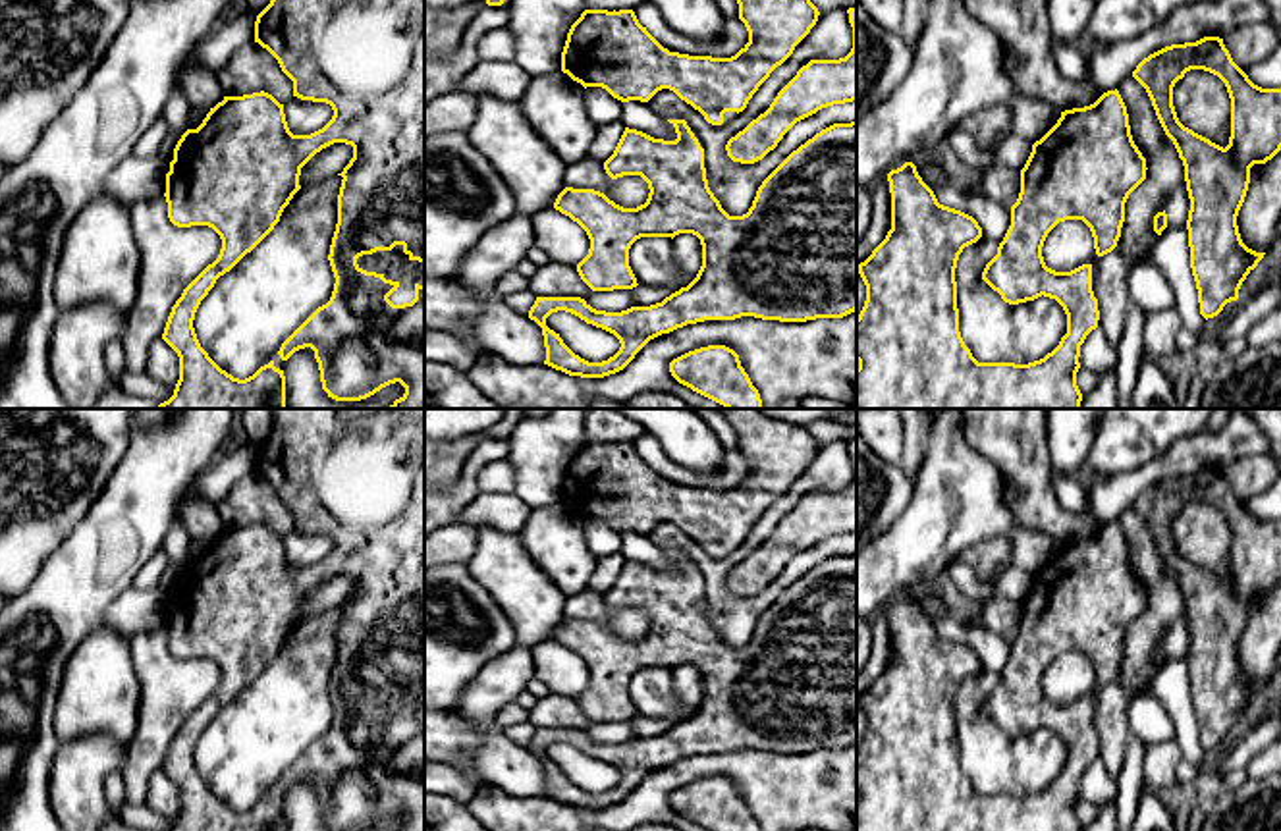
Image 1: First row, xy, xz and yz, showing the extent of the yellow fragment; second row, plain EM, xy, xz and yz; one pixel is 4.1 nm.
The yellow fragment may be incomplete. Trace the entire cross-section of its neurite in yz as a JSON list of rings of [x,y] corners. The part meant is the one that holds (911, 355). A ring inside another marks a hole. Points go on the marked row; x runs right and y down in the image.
[[[1117,89],[1090,106],[1061,112],[1057,123],[1032,145],[1021,170],[1019,199],[1011,206],[1011,226],[982,272],[982,280],[1009,305],[1044,295],[1063,307],[1067,334],[1051,353],[1028,364],[978,362],[972,357],[959,332],[955,268],[963,249],[982,237],[982,228],[972,216],[940,204],[913,162],[891,170],[891,229],[859,264],[866,301],[857,316],[857,409],[1080,409],[1080,345],[1100,320],[1092,264],[1055,272],[1046,266],[1042,247],[1059,222],[1082,220],[1092,231],[1096,255],[1111,253],[1121,237],[1125,202],[1146,179],[1146,170]]]

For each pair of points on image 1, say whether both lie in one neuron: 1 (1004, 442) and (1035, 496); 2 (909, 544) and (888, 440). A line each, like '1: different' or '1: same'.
1: same
2: different

